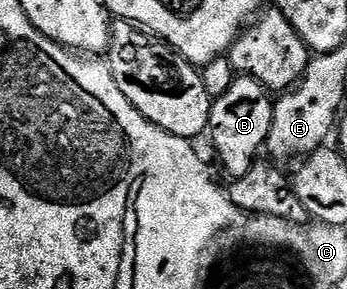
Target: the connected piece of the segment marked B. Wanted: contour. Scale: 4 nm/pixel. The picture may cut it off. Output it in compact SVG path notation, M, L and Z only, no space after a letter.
M238 76L233 85L218 96L211 105L208 134L217 155L232 180L243 177L257 161L258 151L264 148L272 128L274 100L270 92L251 76Z

